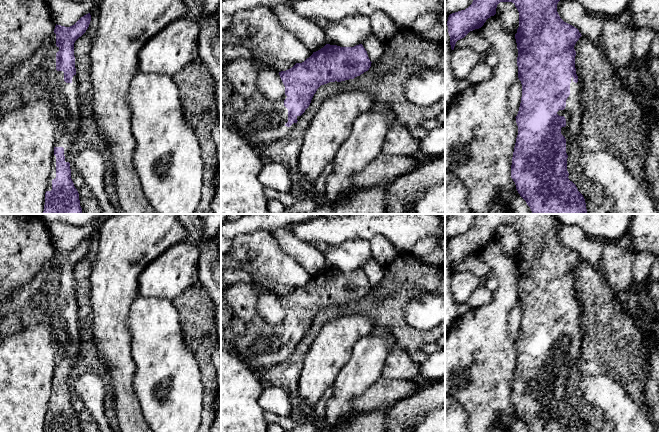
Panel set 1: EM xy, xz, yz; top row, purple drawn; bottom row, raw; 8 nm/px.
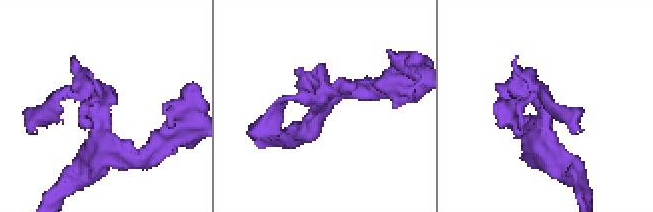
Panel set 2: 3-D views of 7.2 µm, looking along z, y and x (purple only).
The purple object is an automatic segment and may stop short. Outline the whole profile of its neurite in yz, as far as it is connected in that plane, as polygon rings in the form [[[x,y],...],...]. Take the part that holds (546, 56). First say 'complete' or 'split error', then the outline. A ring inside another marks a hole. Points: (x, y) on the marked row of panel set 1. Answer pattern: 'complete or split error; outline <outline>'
split error; outline [[[473,0],[465,10],[452,13],[447,26],[451,49],[454,50],[458,40],[470,31],[481,28],[486,20],[496,14],[500,2],[512,2],[519,12],[519,27],[515,34],[518,49],[518,78],[522,84],[522,97],[516,118],[518,135],[514,147],[511,178],[515,182],[520,196],[526,201],[533,214],[587,214],[583,195],[576,185],[569,180],[567,158],[570,148],[580,131],[583,108],[580,94],[582,80],[576,74],[574,46],[582,36],[577,28],[564,22],[558,12],[560,0]]]

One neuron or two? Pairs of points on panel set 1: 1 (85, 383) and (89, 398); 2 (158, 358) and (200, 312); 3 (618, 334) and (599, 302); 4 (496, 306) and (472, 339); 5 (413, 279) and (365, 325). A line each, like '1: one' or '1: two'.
1: one
2: two
3: one
4: one
5: two

